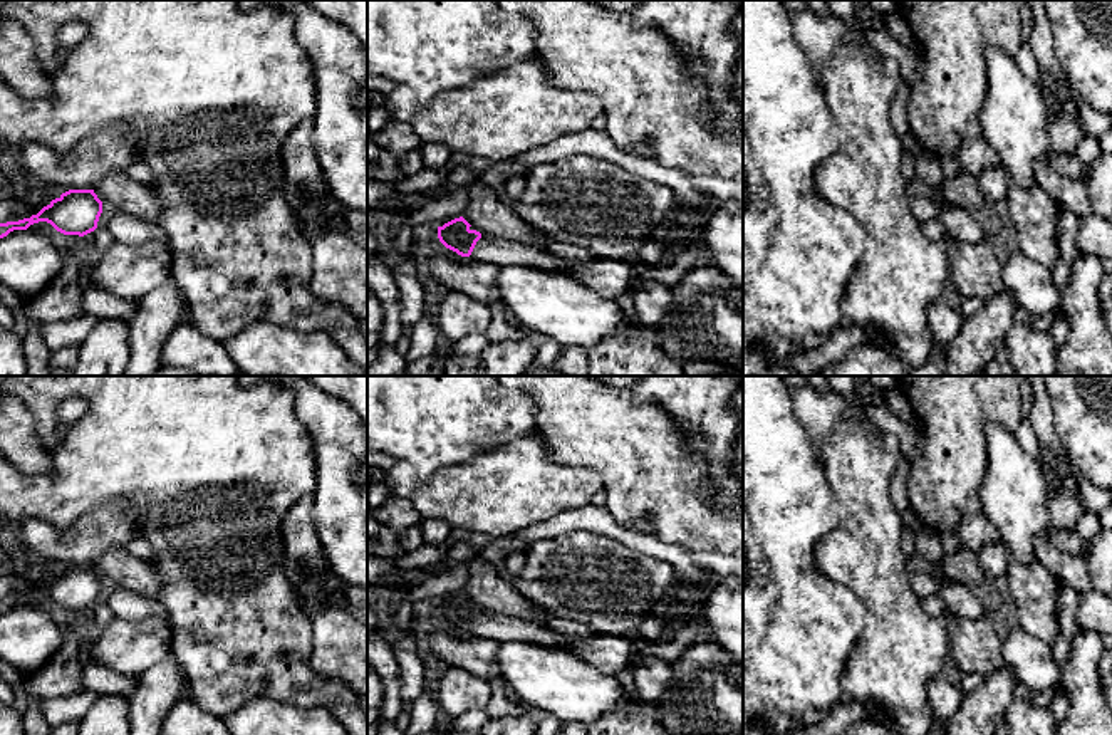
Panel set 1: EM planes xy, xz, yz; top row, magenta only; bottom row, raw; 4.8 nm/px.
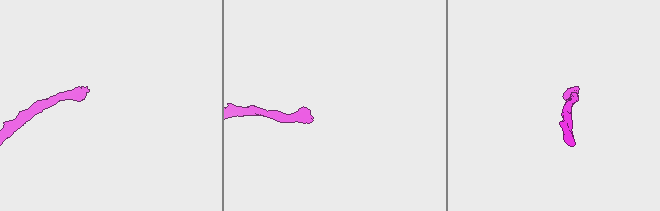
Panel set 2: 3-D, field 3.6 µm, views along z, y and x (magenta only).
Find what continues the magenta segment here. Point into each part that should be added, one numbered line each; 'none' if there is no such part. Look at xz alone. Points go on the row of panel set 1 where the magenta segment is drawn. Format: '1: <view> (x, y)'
1: xz (488, 249)

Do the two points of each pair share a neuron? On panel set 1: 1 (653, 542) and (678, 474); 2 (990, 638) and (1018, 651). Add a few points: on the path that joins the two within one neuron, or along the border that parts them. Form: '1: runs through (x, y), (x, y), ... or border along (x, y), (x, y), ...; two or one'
1: border along (618, 522), (676, 542), (690, 554); two
2: border along (1002, 628), (1002, 660), (1005, 663); two

